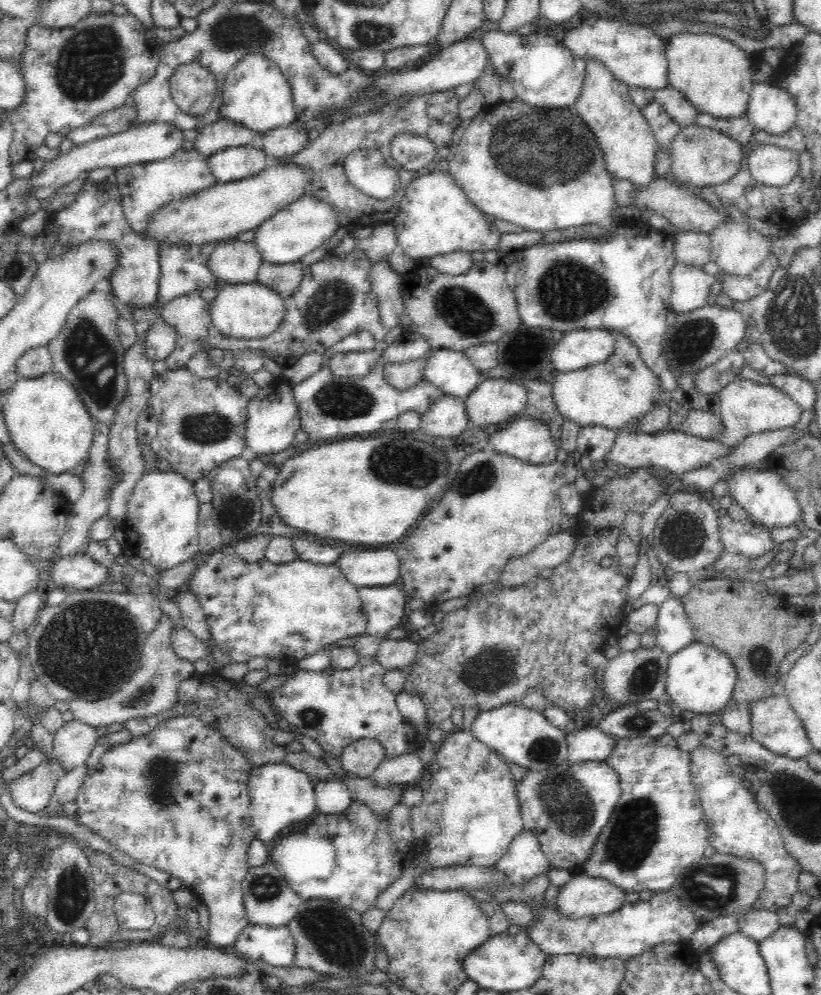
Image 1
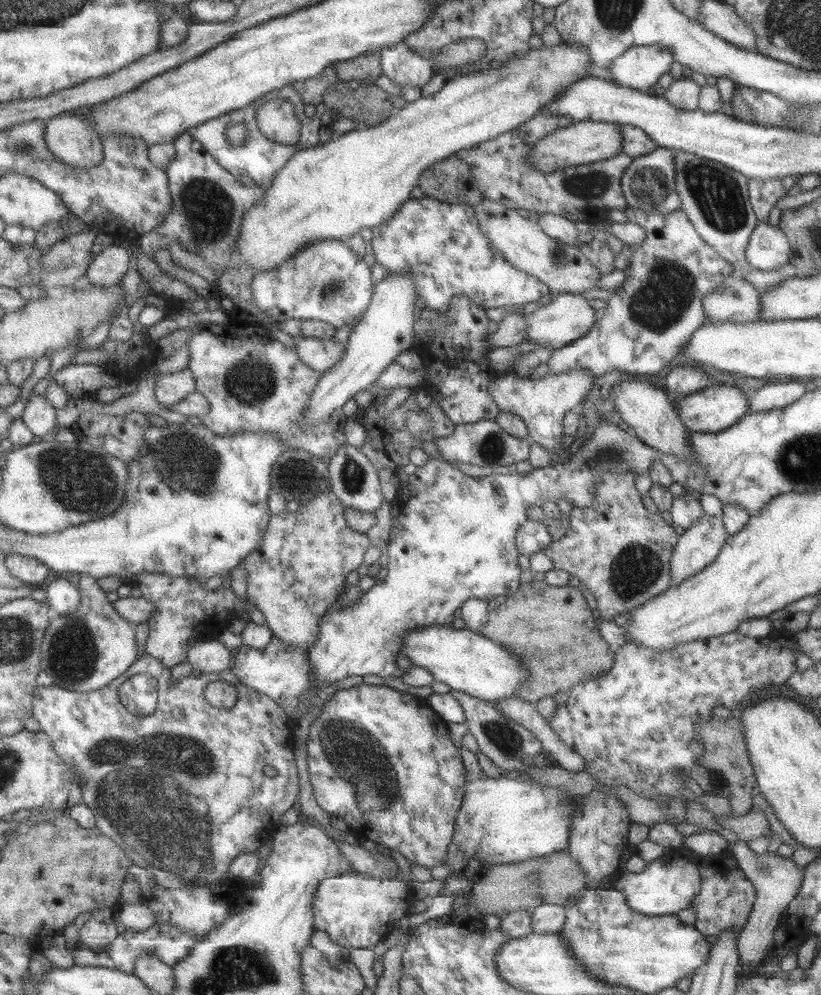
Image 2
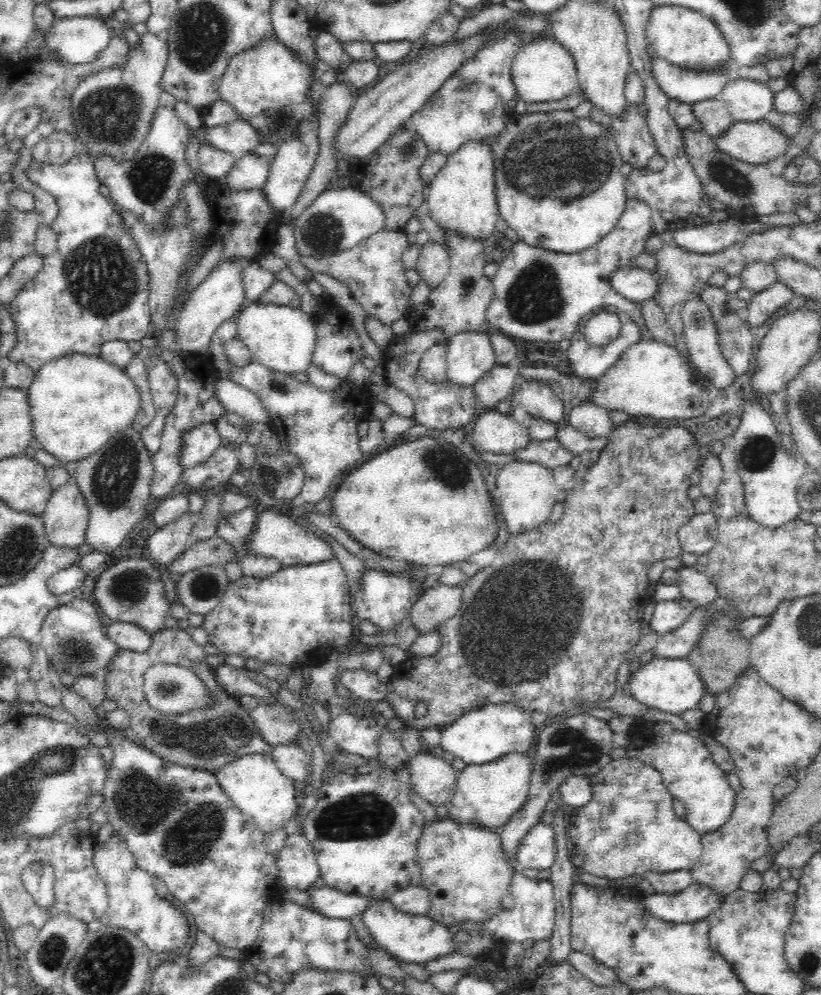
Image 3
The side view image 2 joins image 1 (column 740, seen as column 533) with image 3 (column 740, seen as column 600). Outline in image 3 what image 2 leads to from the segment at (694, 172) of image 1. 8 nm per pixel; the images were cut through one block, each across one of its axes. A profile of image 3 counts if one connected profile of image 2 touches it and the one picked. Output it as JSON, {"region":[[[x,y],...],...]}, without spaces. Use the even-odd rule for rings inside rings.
{"region":[[[765,118],[756,122],[735,122],[714,139],[722,153],[750,164],[764,164],[782,156],[792,143]]]}

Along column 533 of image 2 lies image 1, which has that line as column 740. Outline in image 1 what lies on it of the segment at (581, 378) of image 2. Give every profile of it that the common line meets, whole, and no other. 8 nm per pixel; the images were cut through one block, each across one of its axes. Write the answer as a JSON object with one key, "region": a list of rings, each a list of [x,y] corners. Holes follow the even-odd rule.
{"region":[[[736,379],[720,390],[721,398],[720,418],[725,426],[725,431],[720,434],[722,442],[739,442],[742,438],[753,432],[778,430],[784,427],[794,426],[800,420],[801,406],[790,395],[773,385],[757,384],[750,380]]]}

